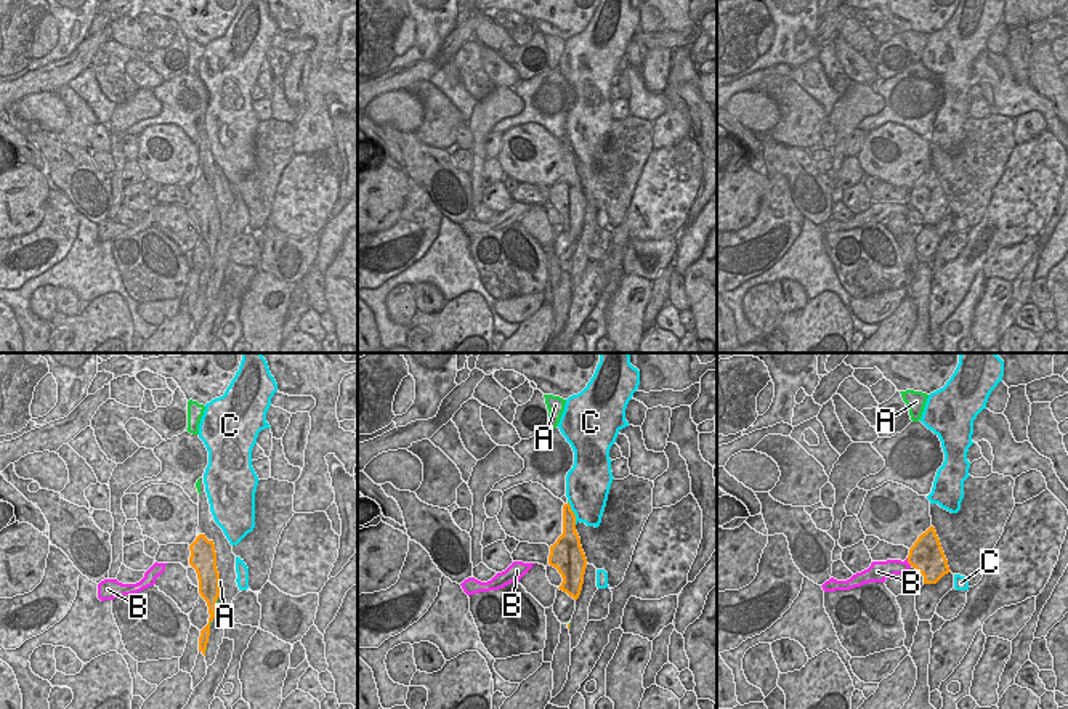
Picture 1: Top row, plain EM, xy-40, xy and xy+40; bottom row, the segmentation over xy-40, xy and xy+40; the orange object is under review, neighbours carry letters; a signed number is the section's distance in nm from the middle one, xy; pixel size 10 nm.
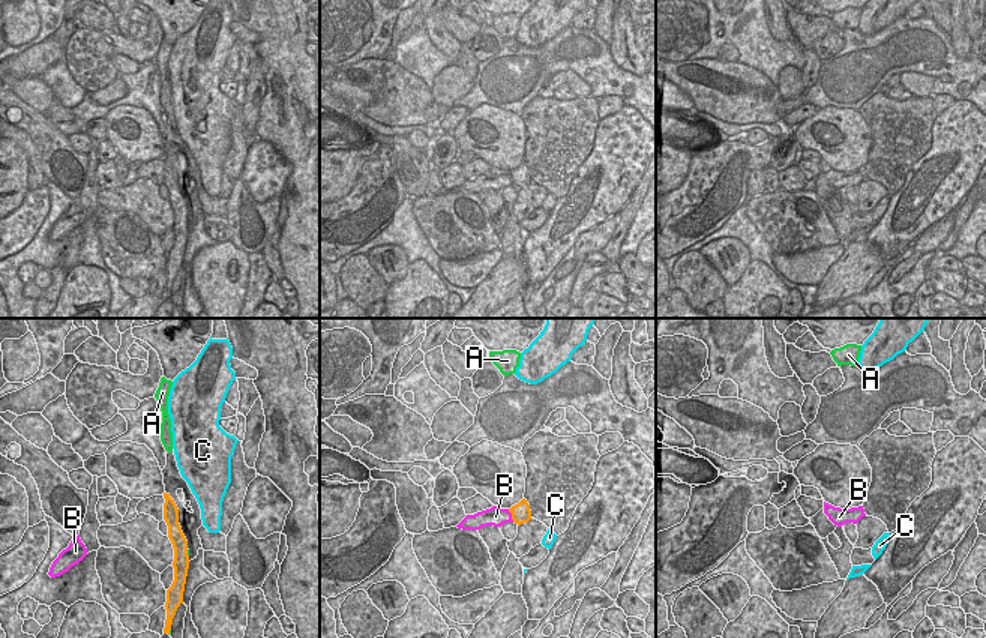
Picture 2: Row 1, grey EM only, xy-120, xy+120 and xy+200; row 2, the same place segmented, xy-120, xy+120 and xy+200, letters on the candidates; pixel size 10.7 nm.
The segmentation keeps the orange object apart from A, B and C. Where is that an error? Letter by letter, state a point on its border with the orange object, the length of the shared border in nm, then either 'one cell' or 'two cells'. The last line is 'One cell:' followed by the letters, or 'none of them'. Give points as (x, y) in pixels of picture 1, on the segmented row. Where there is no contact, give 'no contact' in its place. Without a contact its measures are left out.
A: xy-40 (218, 587) | 130 nm | one cell
B: xy+40 (908, 562) | 100 nm | two cells
C: xy (573, 512) | 260 nm | two cells
One cell: A

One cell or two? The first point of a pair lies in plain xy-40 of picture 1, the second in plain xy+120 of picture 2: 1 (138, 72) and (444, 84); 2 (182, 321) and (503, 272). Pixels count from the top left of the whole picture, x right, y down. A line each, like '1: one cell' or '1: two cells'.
1: two cells
2: one cell

